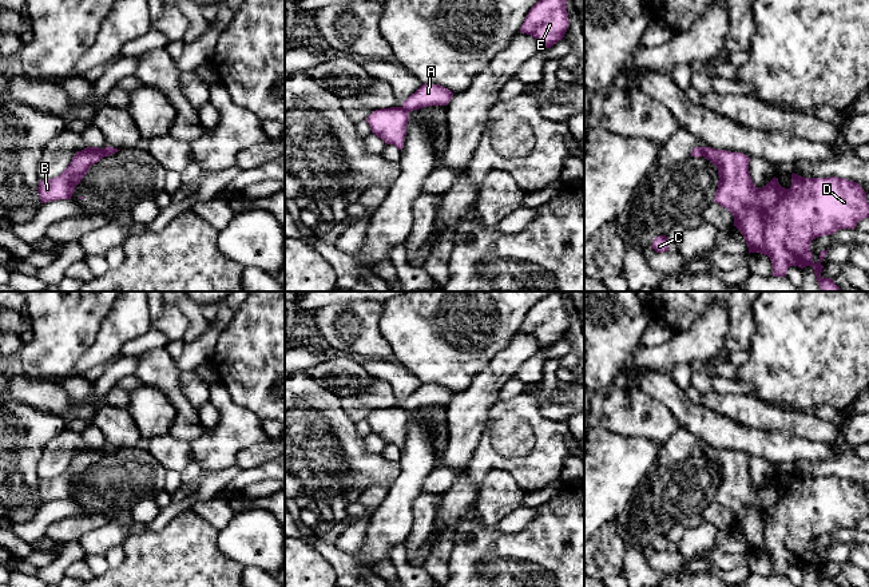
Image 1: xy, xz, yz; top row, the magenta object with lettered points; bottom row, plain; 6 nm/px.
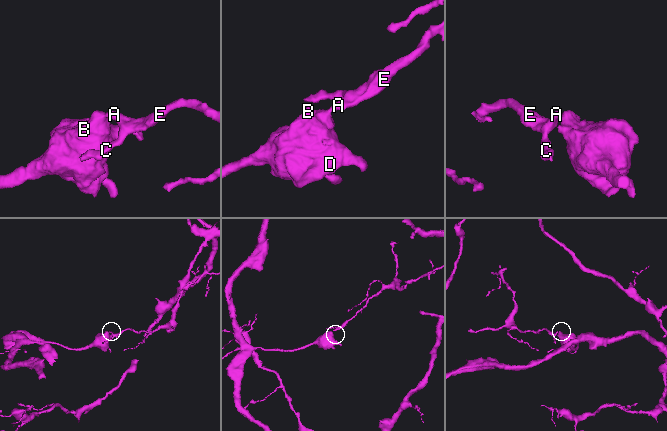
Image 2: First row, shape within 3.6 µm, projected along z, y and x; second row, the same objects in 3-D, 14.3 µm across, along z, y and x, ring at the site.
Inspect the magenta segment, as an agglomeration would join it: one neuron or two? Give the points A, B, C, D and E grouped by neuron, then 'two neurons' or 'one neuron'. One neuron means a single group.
A C E / B D; two neurons

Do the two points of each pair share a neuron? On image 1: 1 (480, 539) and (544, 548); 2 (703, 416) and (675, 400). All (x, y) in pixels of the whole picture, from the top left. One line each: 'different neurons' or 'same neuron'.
1: same neuron
2: same neuron

